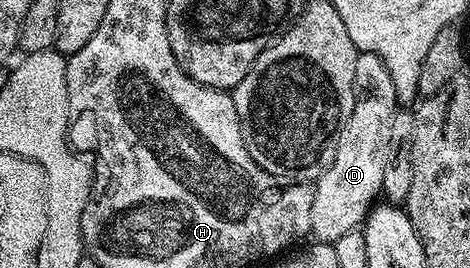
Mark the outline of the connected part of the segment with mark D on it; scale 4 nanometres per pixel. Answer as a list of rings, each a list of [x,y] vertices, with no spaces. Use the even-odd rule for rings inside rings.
[[[369,51],[359,52],[354,61],[354,93],[354,109],[350,109],[350,117],[338,137],[334,161],[330,161],[327,169],[315,180],[314,205],[310,205],[311,234],[319,242],[333,245],[338,237],[357,230],[363,224],[381,194],[390,128],[398,110],[394,81],[384,62]]]

